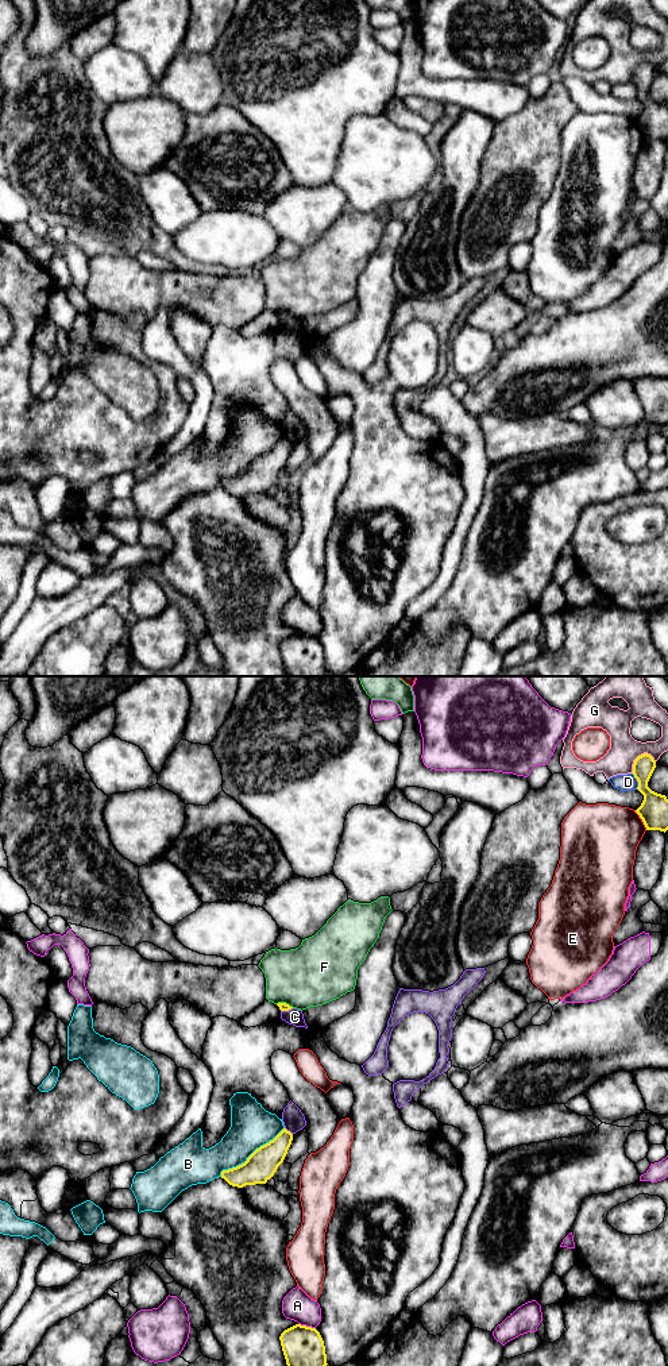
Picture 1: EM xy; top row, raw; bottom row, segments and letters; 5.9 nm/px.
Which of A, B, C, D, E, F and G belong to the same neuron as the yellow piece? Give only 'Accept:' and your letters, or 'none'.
Accept: none

